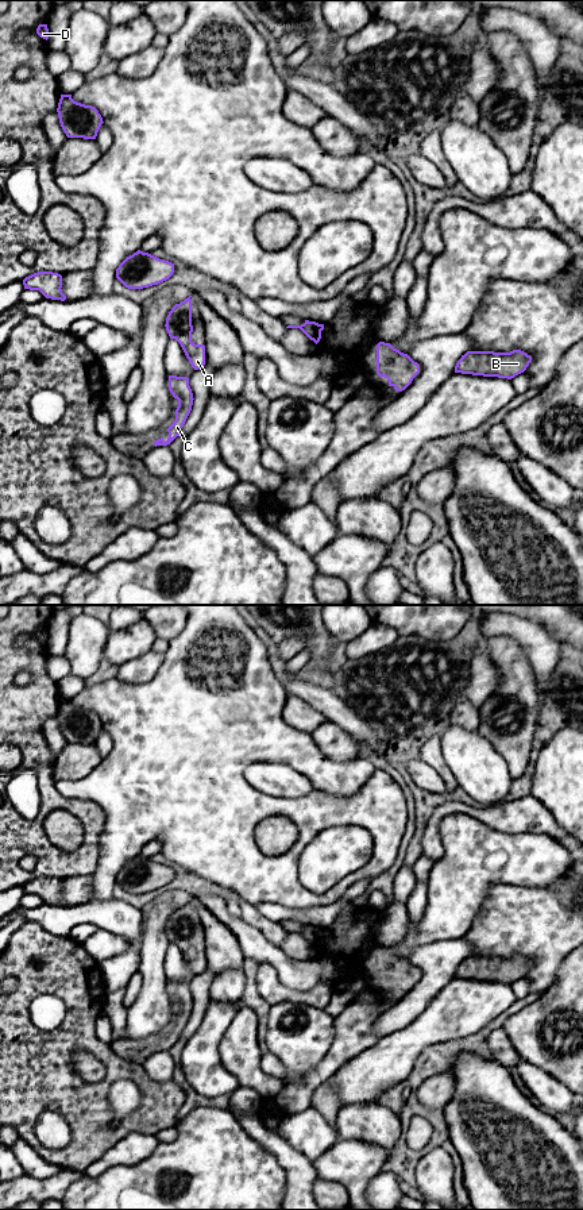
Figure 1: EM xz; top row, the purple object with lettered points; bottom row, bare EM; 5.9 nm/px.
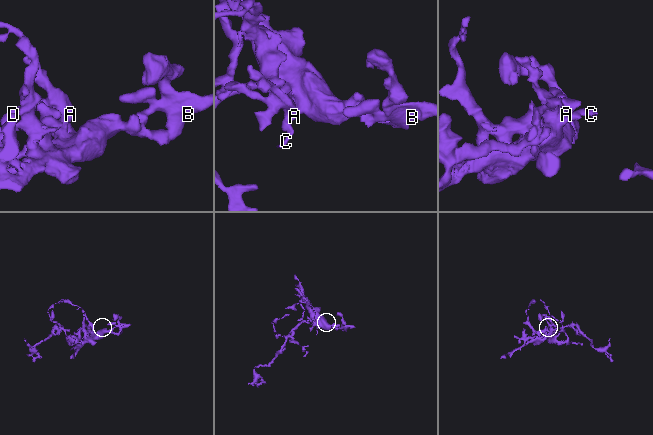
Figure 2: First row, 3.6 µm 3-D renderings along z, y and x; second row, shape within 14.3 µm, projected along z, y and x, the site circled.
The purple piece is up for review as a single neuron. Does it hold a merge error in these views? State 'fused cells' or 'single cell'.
single cell

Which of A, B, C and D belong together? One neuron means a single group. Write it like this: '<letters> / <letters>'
A B C D

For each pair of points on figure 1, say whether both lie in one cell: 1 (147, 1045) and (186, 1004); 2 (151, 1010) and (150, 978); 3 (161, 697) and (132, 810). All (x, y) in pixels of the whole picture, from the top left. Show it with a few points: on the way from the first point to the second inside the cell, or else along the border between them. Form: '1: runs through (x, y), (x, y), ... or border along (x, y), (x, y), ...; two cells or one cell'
1: runs through (161, 1043), (180, 1027), (182, 1017); one cell
2: runs through (151, 1002), (151, 986); one cell
3: runs through (161, 725), (161, 778), (157, 782); one cell

